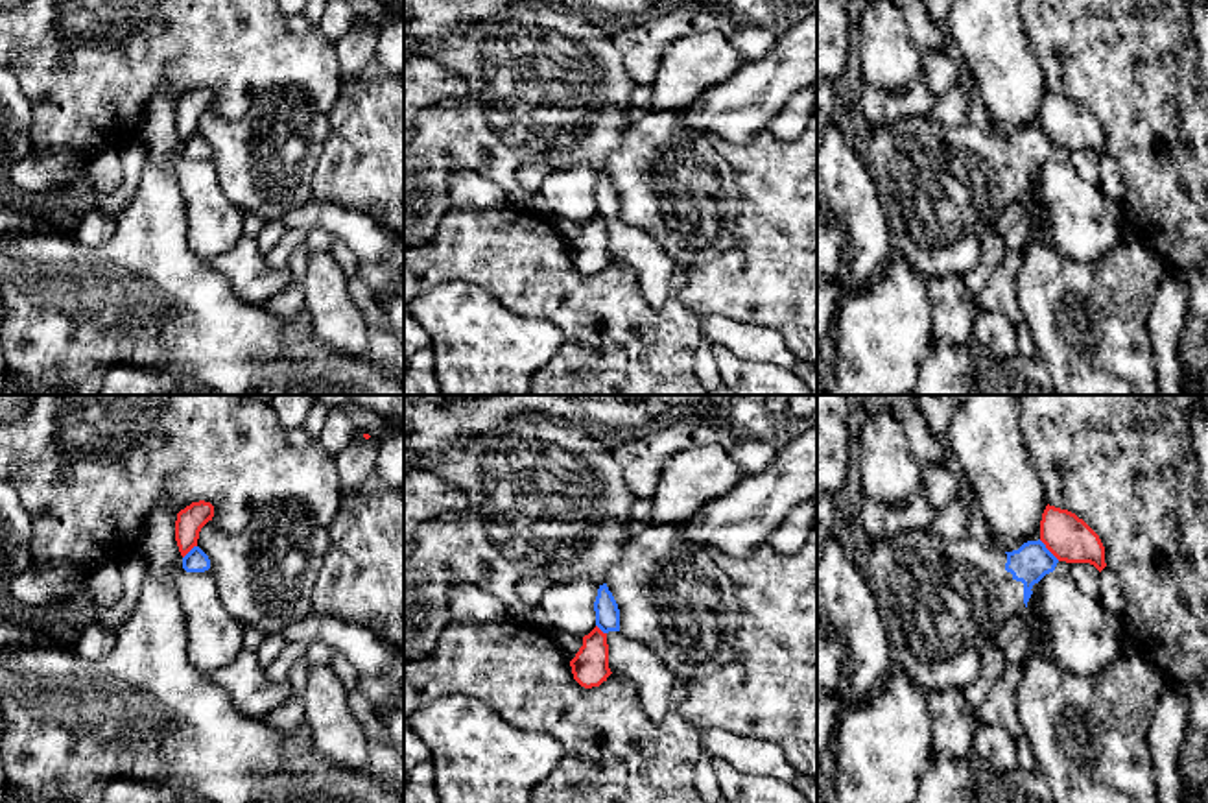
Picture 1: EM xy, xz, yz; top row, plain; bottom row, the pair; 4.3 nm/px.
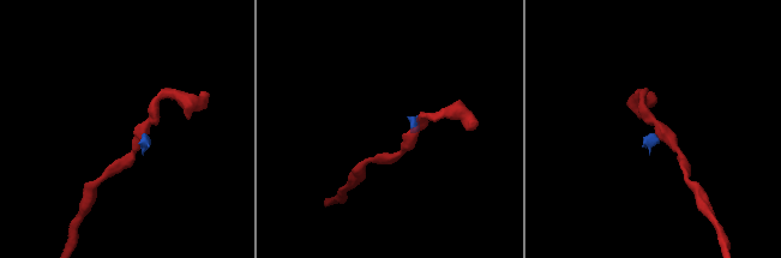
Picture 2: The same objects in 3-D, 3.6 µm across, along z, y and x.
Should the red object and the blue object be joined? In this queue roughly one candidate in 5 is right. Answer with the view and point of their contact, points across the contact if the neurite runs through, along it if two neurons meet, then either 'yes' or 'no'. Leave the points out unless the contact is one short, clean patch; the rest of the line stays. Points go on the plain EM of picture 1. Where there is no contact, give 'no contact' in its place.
meets red in yz at (1050, 137); border along yz (1039, 126), (1059, 146); no

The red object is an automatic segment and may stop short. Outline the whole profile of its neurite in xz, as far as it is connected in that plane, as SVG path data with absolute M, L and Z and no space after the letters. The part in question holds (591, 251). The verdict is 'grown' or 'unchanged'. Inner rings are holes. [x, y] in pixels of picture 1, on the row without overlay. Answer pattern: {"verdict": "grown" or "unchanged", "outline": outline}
{"verdict": "unchanged", "outline": "M598 212L583 223L583 233L570 247L574 266L585 273L599 273L612 260L609 255L607 220Z"}

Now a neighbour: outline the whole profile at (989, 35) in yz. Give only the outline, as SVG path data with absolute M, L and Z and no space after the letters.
M952 0L946 28L959 55L970 66L974 85L1003 138L1038 127L1048 87L1024 30L1020 0Z

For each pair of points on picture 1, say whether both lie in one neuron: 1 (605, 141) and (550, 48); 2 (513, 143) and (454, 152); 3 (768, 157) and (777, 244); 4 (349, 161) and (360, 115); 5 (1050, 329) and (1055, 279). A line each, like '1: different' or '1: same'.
1: same
2: same
3: same
4: same
5: same

